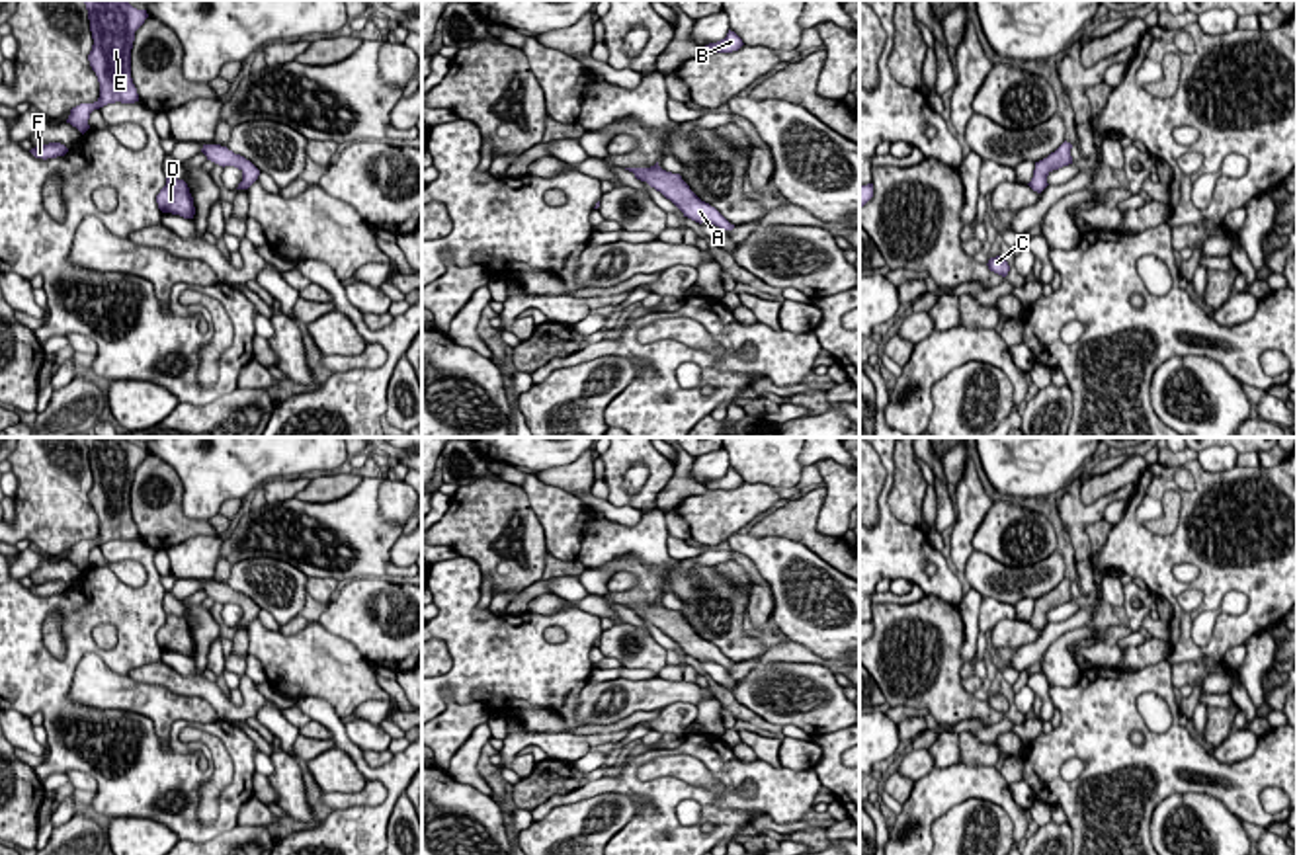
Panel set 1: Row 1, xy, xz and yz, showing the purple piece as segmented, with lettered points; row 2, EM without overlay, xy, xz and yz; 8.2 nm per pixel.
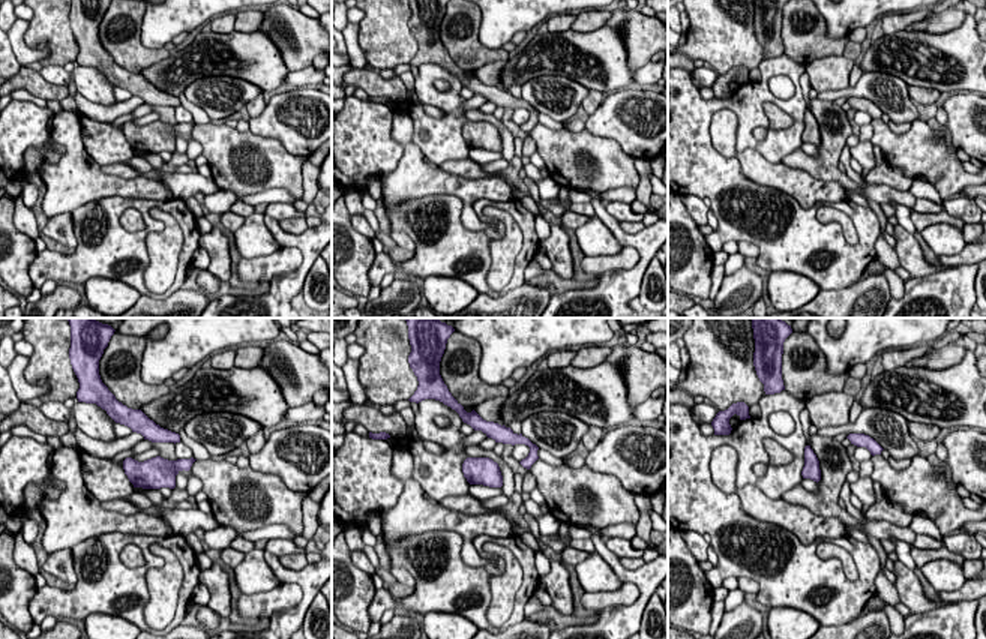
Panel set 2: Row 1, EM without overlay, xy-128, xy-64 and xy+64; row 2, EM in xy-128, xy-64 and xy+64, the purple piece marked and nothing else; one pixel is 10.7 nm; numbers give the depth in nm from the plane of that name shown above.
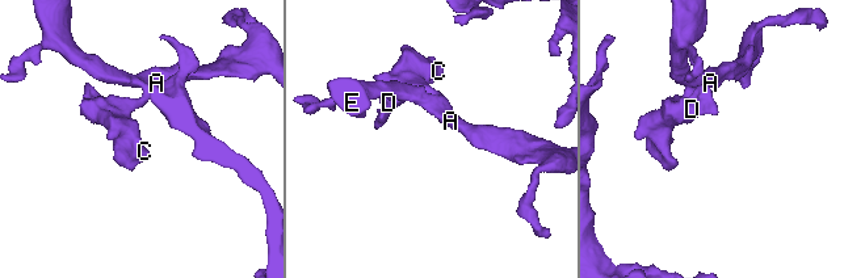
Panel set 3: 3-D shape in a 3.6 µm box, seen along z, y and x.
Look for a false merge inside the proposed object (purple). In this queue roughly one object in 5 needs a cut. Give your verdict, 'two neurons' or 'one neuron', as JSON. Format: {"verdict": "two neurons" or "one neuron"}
{"verdict": "one neuron"}

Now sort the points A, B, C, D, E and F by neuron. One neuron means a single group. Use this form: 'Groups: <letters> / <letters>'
Groups: A B C D E F

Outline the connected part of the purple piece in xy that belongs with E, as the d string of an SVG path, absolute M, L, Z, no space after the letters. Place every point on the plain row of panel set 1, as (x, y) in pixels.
M84 437L84 441L94 476L88 498L100 519L100 535L70 547L66 560L82 572L90 566L88 556L94 547L115 539L139 539L131 515L131 486L135 468L148 455L146 447L137 447L125 437Z

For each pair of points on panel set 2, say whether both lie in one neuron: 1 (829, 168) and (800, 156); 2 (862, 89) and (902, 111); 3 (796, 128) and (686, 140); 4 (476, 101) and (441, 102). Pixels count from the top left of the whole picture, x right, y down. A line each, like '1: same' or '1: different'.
1: same
2: same
3: same
4: different

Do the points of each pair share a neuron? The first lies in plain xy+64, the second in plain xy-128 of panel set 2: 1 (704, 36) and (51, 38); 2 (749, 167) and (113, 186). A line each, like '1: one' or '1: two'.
1: one
2: one

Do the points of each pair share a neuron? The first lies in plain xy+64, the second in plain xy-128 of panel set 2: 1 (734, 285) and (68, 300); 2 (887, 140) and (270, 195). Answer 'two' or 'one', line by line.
1: one
2: two

